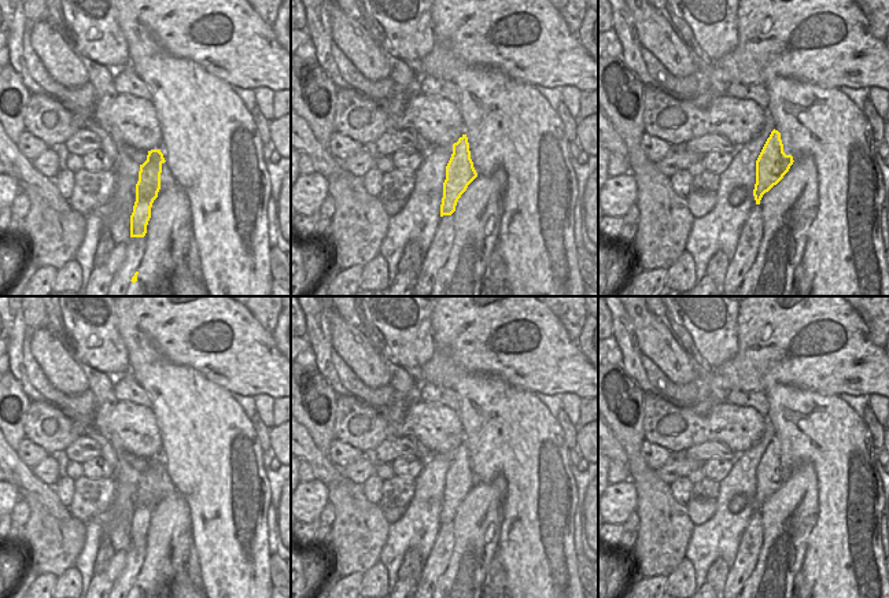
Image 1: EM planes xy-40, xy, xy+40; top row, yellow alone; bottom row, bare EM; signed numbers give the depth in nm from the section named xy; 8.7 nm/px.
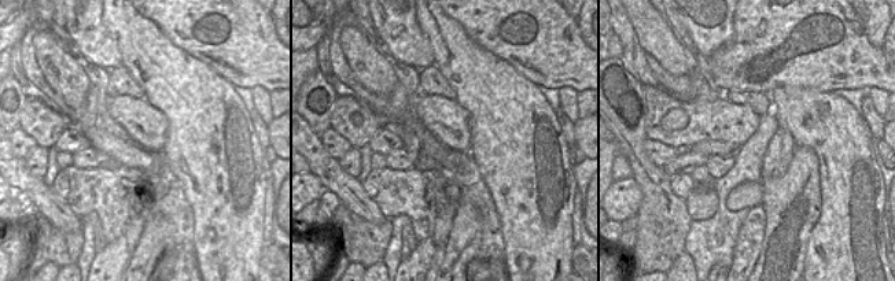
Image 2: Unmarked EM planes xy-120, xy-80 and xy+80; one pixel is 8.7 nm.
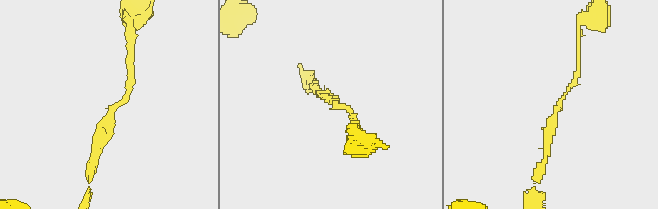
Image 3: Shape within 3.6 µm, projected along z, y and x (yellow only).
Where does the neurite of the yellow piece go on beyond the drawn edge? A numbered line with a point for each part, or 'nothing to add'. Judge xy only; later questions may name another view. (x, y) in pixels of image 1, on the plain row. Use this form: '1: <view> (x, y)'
nothing to add

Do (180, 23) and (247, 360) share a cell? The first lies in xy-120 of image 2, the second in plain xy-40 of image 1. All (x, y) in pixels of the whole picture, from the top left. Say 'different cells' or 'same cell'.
same cell

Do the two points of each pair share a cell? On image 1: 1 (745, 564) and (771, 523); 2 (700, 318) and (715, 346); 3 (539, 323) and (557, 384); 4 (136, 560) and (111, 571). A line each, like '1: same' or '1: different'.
1: different
2: same
3: same
4: different

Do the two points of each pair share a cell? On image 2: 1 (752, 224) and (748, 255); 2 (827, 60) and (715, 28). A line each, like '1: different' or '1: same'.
1: same
2: different

